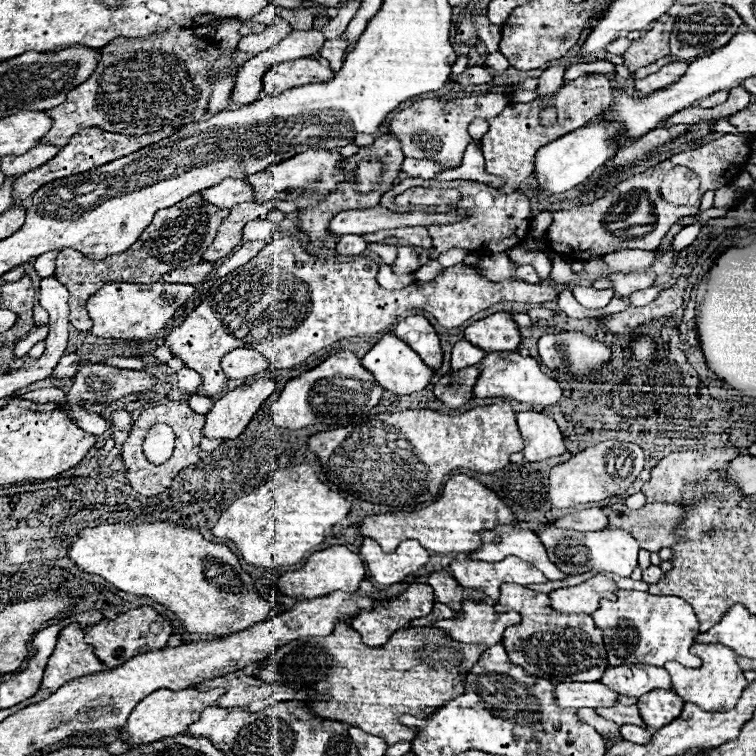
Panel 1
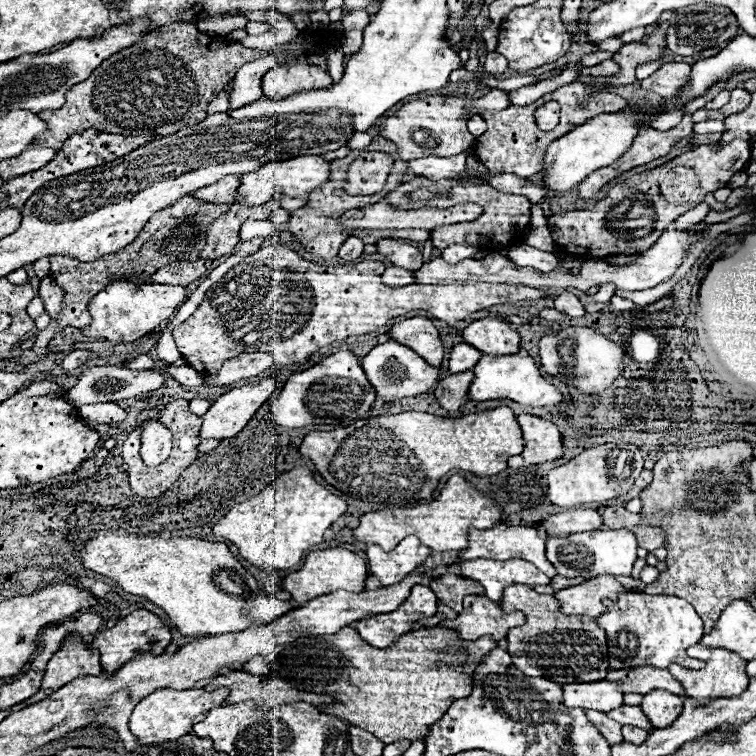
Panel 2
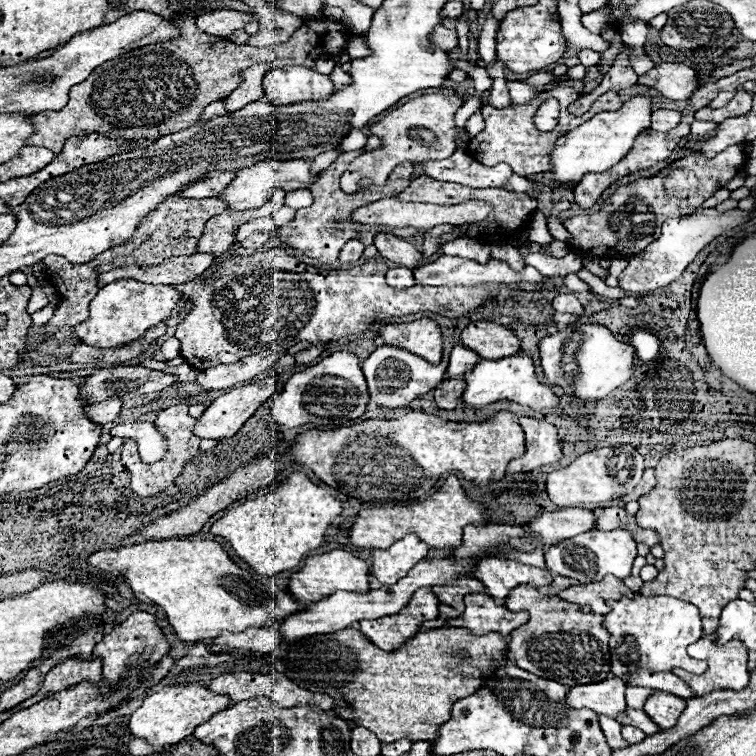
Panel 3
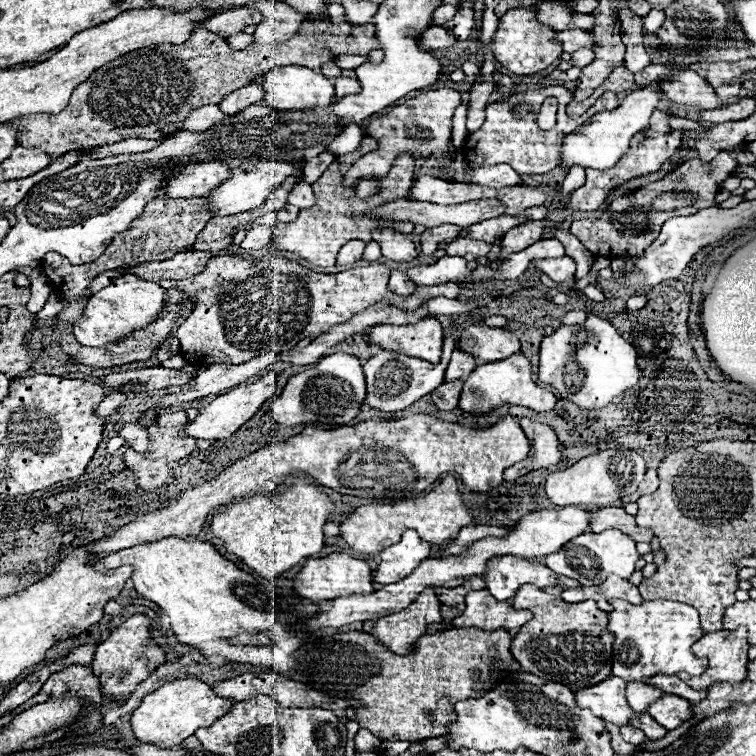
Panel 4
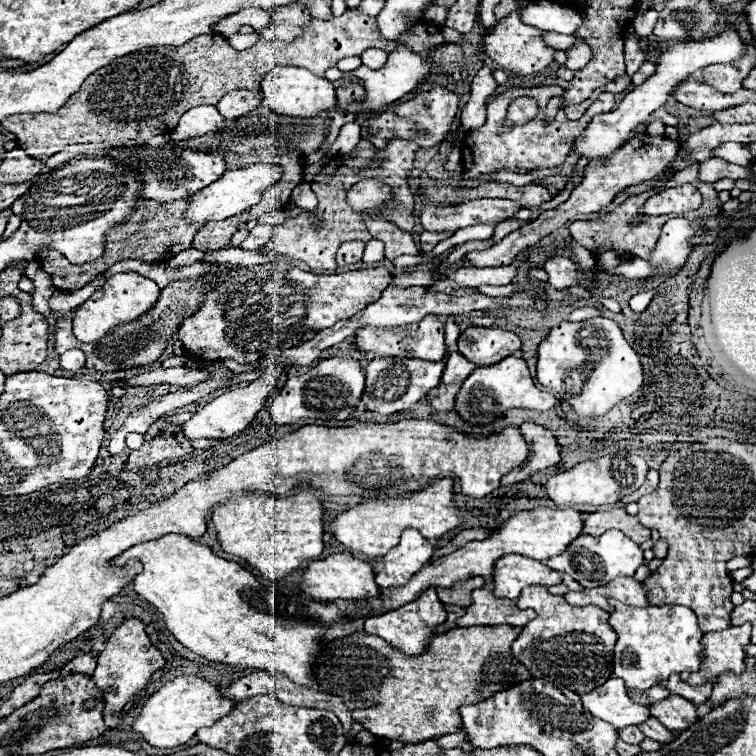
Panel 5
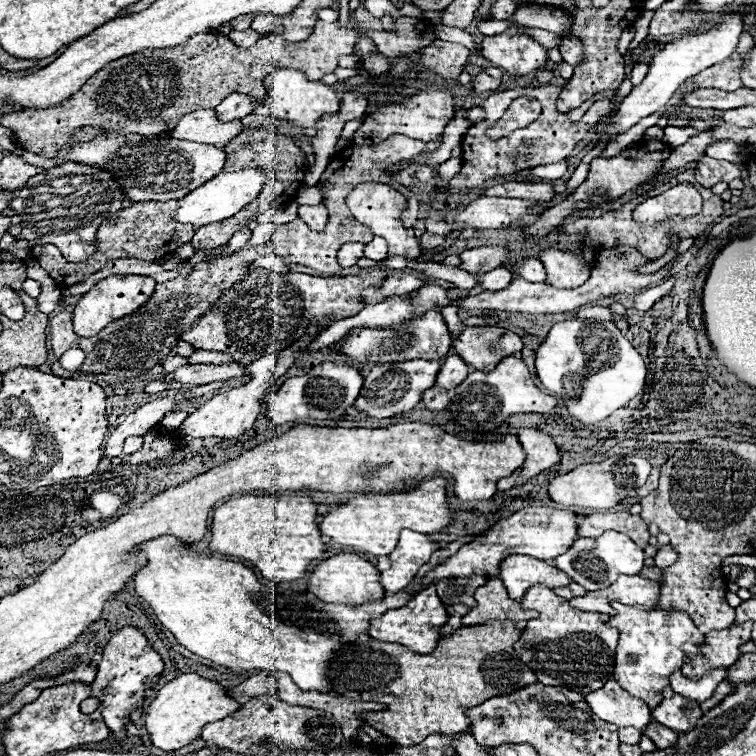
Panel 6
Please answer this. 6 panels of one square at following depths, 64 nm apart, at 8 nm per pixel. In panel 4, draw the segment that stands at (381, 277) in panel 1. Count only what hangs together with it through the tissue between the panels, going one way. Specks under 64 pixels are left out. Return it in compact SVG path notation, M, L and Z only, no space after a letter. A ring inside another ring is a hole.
M392 270L390 274L390 282L388 282L388 290L398 294L398 296L410 296L416 292L416 285L413 282L406 282L404 272L400 270Z

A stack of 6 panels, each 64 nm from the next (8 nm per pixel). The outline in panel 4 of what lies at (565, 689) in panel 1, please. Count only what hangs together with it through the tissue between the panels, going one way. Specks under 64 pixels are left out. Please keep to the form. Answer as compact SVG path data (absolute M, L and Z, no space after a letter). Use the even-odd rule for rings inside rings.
M608 678L596 686L584 688L576 692L576 702L580 708L590 708L598 718L612 722L616 726L626 726L634 716L642 712L634 712L626 702L626 682L622 678Z

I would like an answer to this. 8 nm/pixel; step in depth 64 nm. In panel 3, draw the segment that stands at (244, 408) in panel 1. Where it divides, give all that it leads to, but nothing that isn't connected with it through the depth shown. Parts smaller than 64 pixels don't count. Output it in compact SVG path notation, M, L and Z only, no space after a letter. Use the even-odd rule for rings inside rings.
M264 376L258 382L252 384L244 384L240 388L234 388L232 392L226 392L222 396L218 396L206 410L204 414L198 418L198 422L194 424L192 434L198 438L208 438L208 440L222 440L222 438L230 438L232 434L236 434L240 430L240 426L274 394L274 376Z

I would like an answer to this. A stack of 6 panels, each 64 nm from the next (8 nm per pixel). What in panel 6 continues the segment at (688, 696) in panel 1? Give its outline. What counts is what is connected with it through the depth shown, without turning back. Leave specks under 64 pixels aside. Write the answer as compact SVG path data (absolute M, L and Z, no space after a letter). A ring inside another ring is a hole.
M752 622L730 624L724 630L712 630L706 634L704 642L698 646L696 654L690 654L690 662L682 666L682 674L696 680L706 670L712 668L730 668L736 664L740 656L740 646L750 640Z

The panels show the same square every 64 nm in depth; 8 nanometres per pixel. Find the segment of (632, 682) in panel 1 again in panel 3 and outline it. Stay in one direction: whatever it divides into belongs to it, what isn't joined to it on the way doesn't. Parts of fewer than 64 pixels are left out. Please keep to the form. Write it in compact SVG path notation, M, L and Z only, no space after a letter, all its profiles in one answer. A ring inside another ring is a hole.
M640 672L640 674L632 674L628 684L630 686L646 686L646 688L654 688L654 690L664 690L664 692L670 692L670 694L680 696L680 698L696 698L696 694L692 694L690 686L686 682L680 682L680 678L676 678L674 674Z

